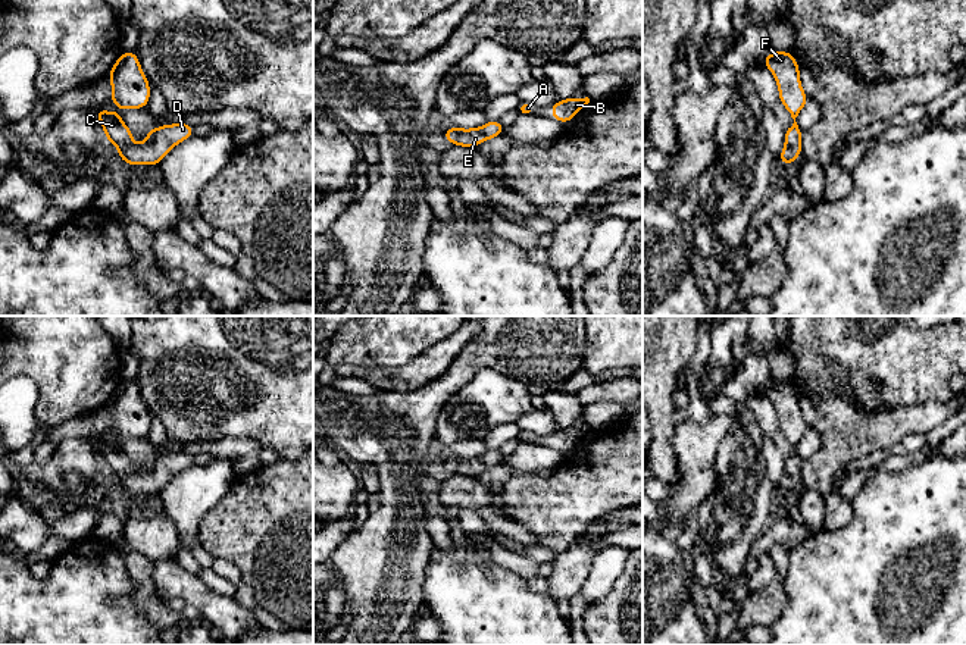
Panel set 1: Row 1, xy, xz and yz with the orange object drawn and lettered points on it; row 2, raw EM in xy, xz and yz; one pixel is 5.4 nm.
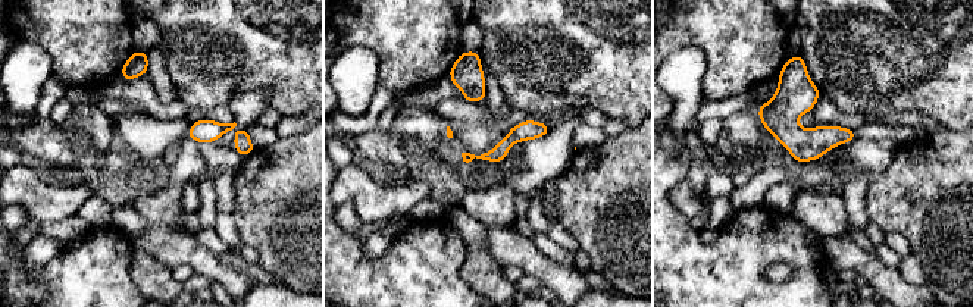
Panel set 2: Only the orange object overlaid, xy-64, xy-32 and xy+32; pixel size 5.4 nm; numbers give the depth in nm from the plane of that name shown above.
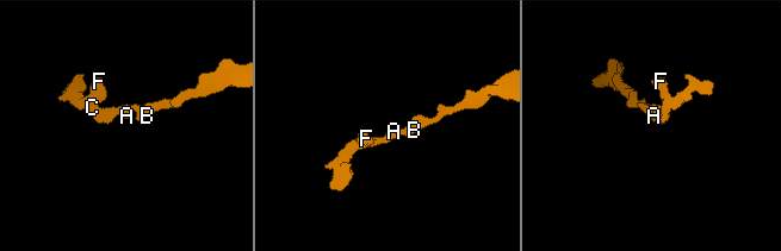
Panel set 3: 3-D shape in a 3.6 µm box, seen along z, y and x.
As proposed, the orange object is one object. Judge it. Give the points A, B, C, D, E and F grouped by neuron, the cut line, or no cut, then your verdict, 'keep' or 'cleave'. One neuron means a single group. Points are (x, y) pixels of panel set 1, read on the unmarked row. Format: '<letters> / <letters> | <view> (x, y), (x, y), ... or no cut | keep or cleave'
A B C D E F | no cut | keep

